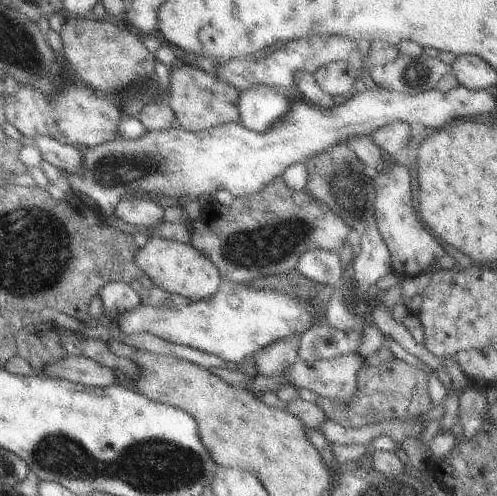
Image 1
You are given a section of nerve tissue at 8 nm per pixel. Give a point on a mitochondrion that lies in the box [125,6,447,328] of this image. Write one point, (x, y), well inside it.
(347, 188)

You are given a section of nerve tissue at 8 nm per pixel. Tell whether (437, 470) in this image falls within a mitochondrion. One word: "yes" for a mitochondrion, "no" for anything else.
no

